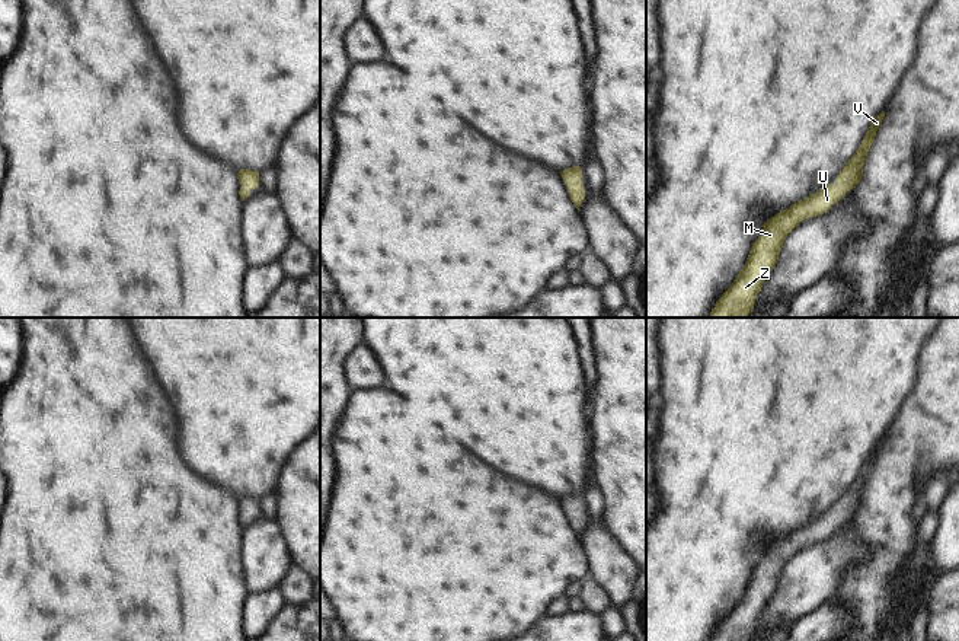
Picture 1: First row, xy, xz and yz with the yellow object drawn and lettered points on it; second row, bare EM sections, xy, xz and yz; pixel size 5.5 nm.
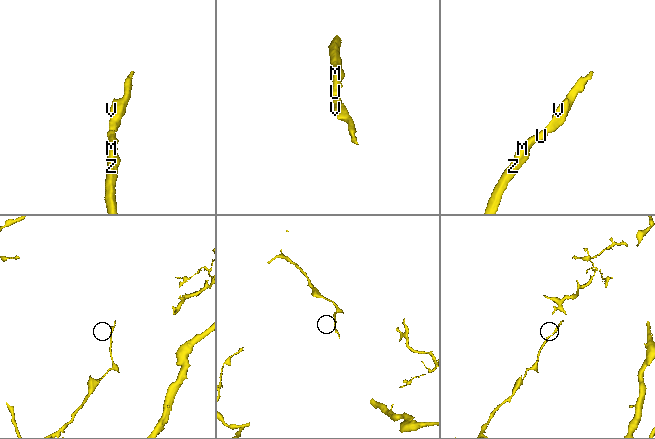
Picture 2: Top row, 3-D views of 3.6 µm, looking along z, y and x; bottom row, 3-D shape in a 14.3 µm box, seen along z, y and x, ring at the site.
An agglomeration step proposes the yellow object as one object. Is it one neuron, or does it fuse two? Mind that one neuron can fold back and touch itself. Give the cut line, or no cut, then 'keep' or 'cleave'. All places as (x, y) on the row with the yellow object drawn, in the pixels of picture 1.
cut none; keep

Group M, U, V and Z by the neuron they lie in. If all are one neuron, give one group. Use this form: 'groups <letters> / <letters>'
groups M U V Z

